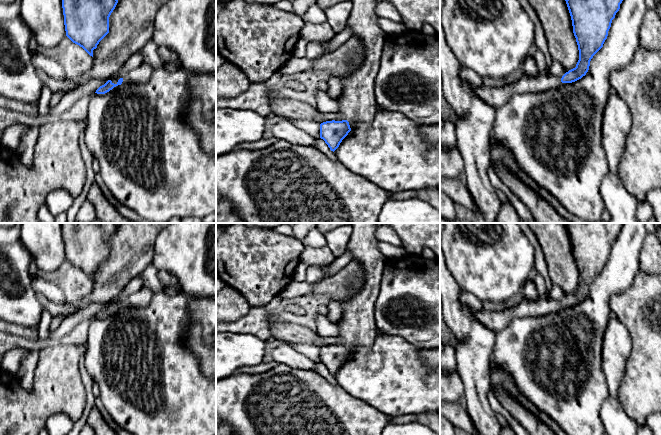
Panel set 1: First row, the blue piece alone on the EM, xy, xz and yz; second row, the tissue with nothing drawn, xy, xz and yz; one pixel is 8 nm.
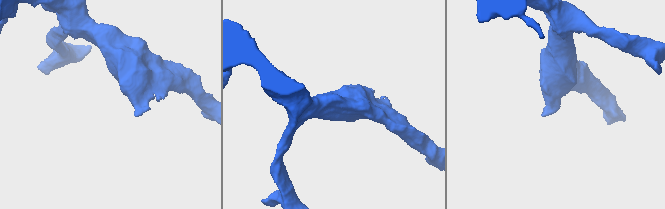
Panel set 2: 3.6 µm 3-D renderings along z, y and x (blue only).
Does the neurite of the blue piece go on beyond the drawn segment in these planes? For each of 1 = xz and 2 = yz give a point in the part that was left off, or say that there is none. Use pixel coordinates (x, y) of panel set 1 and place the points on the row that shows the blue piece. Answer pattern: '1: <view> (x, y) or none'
1: xz (358, 105)
2: yz (496, 97)

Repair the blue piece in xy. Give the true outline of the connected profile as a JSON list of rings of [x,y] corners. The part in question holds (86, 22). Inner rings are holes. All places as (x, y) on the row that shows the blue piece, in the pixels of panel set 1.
[[[62,0],[66,36],[93,57],[93,50],[109,33],[109,17],[118,0]]]

